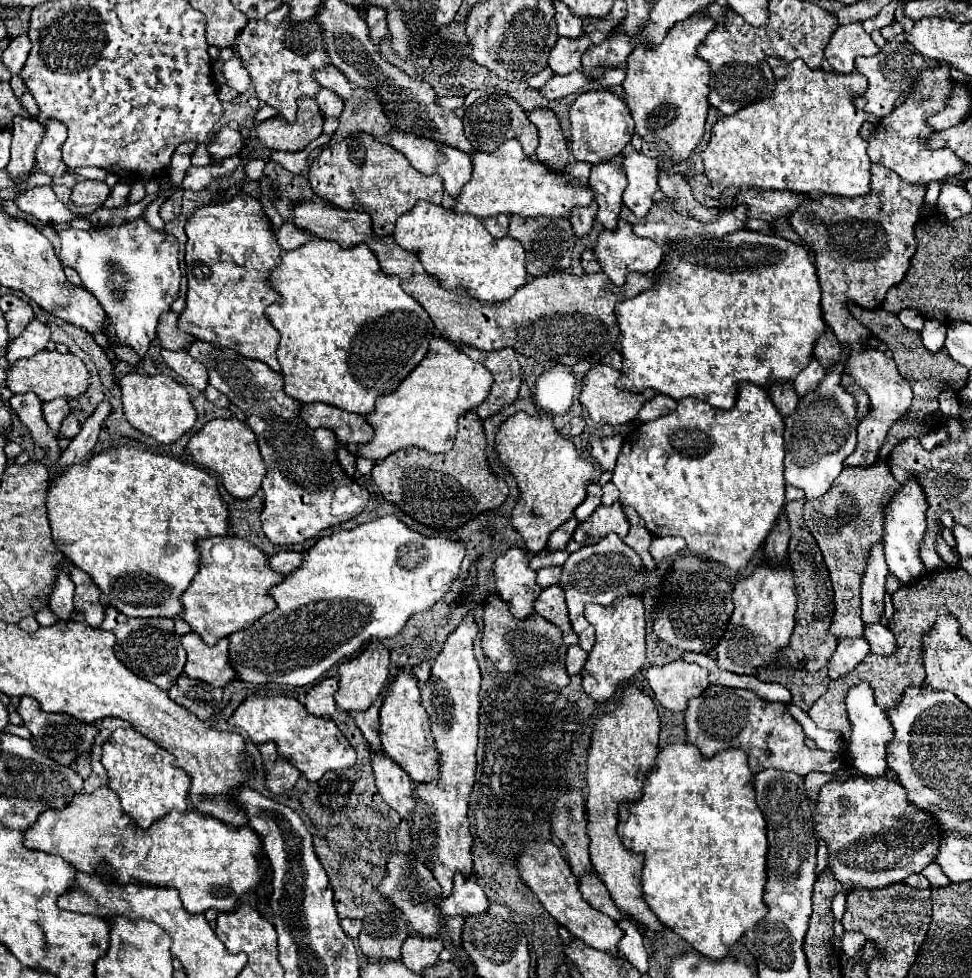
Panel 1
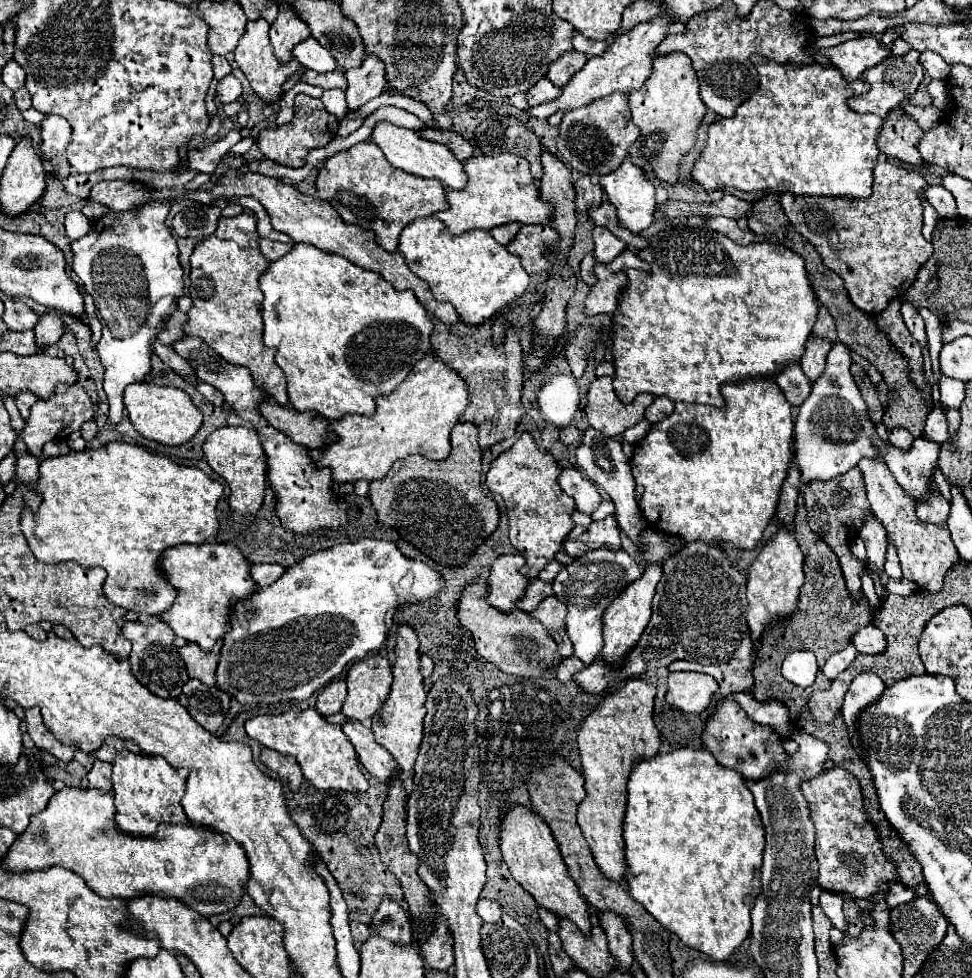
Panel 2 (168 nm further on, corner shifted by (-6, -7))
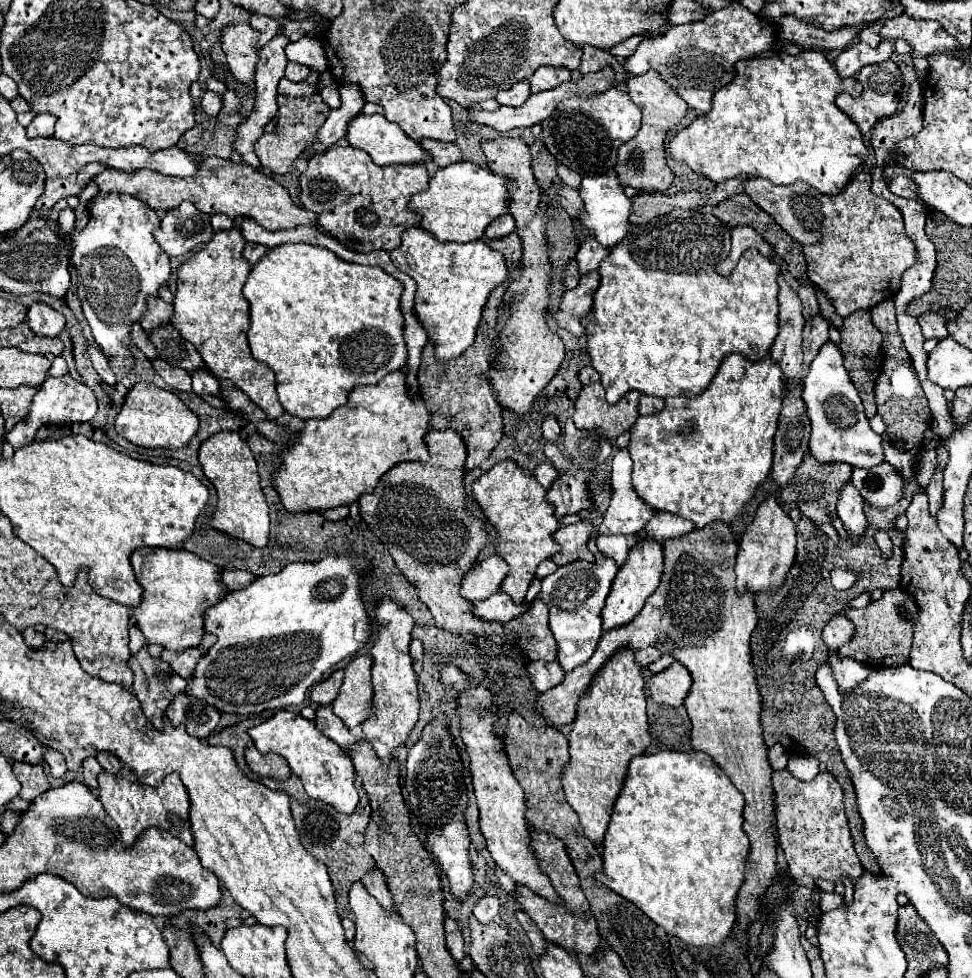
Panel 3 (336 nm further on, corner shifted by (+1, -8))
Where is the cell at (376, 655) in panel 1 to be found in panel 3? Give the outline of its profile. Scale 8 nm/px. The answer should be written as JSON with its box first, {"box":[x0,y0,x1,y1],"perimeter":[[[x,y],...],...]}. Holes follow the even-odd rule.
{"box":[333,656,373,728],"perimeter":[[[357,656],[345,668],[343,686],[333,702],[333,712],[347,728],[355,728],[369,718],[369,708],[373,704],[371,664],[373,660],[369,656]]]}

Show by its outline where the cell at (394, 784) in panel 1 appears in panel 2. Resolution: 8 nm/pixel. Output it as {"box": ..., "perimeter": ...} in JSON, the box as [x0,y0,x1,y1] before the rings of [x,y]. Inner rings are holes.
{"box":[342,721,398,783],"perimeter":[[[346,721],[342,725],[342,731],[356,747],[362,767],[366,771],[370,771],[378,781],[388,783],[388,779],[398,773],[396,761],[392,759],[392,755],[388,755],[388,751],[384,747],[380,747],[374,741],[372,729],[366,729],[360,721]]]}

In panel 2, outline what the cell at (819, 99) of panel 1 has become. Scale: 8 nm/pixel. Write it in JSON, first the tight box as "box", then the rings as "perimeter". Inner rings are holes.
{"box":[692,55,882,199],"perimeter":[[[752,55],[752,63],[754,67],[758,69],[758,79],[760,79],[760,87],[758,91],[746,101],[742,103],[736,113],[730,117],[730,119],[720,119],[720,121],[714,121],[706,135],[706,145],[702,149],[702,155],[700,159],[694,163],[694,169],[692,169],[692,177],[708,191],[718,191],[718,189],[726,189],[726,187],[734,187],[734,189],[740,189],[740,191],[764,191],[764,189],[772,189],[772,191],[792,191],[794,195],[828,195],[828,197],[854,197],[854,199],[866,199],[872,191],[872,167],[878,163],[878,147],[876,147],[876,131],[880,129],[880,123],[882,119],[878,115],[858,115],[854,113],[846,101],[852,97],[852,95],[862,95],[870,89],[868,83],[864,81],[854,81],[854,83],[848,83],[842,75],[840,75],[840,69],[830,65],[830,67],[824,67],[820,63],[808,63],[808,65],[796,65],[796,63],[774,63],[770,59],[764,59],[760,55]]]}

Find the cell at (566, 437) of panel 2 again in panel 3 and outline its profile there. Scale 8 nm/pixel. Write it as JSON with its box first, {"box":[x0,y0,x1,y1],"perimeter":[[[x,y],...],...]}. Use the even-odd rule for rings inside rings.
{"box":[543,416,561,442],"perimeter":[[[547,416],[543,420],[543,438],[547,442],[559,442],[559,438],[561,438],[561,426],[555,420],[555,416]]]}

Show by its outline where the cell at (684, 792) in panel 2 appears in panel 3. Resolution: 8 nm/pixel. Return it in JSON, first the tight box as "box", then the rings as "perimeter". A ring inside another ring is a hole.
{"box":[597,750,749,946],"perimeter":[[[661,750],[657,754],[641,754],[629,762],[627,778],[623,784],[623,790],[613,806],[611,812],[611,822],[605,834],[605,844],[603,844],[603,872],[597,874],[599,882],[603,882],[607,888],[617,892],[619,896],[627,898],[633,902],[643,914],[647,914],[657,926],[661,926],[669,936],[681,938],[689,946],[723,946],[725,940],[729,938],[735,920],[737,920],[737,910],[735,910],[735,900],[739,894],[739,888],[743,884],[745,876],[745,864],[747,864],[747,854],[749,854],[749,838],[743,830],[743,796],[737,792],[737,788],[731,784],[731,780],[725,776],[725,772],[707,756],[705,752],[677,752],[677,750]]]}

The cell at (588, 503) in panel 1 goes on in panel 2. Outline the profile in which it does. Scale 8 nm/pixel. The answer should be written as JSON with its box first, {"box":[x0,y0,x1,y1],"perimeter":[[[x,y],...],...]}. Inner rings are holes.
{"box":[558,467,602,513],"perimeter":[[[572,467],[564,469],[558,475],[558,485],[566,495],[574,499],[576,507],[584,513],[592,513],[602,503],[602,497],[594,487],[594,483],[590,483],[578,469],[572,469]]]}

